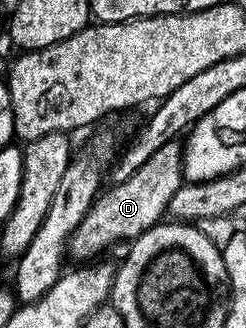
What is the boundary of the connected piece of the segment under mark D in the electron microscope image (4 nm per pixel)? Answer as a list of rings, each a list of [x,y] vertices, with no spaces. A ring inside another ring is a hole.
[[[173,141],[162,145],[146,161],[146,165],[138,168],[134,177],[126,177],[126,181],[112,183],[109,191],[105,190],[96,196],[92,207],[82,217],[82,221],[68,239],[67,254],[76,261],[92,261],[99,251],[112,247],[115,243],[137,239],[143,231],[149,231],[165,218],[170,197],[178,193],[184,177],[184,148],[179,142]]]

